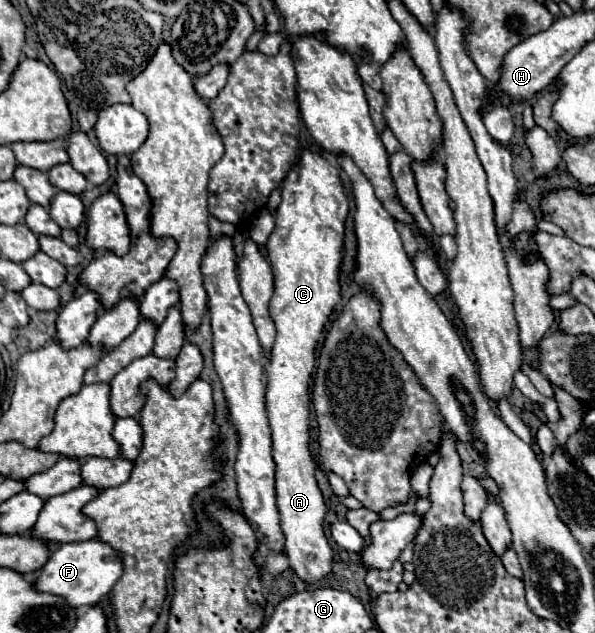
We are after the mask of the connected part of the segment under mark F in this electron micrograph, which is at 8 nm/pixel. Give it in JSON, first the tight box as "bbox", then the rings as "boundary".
{"bbox":[35,539,123,609],"boundary":[[[89,539],[81,543],[65,543],[53,549],[47,563],[39,569],[35,577],[35,589],[45,591],[57,597],[63,597],[73,609],[81,605],[95,605],[101,597],[105,597],[117,579],[121,577],[123,567],[117,553],[99,539]]]}

